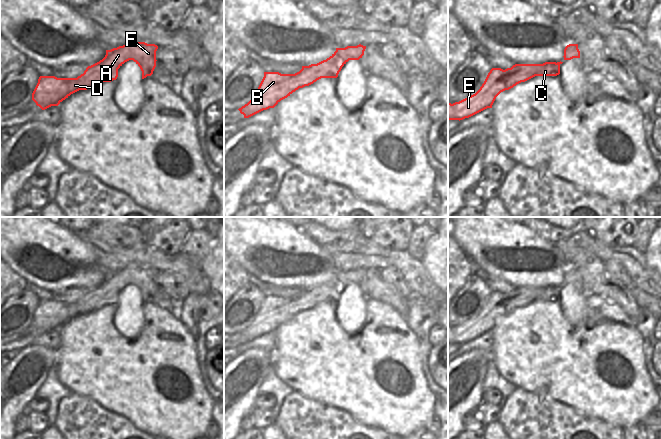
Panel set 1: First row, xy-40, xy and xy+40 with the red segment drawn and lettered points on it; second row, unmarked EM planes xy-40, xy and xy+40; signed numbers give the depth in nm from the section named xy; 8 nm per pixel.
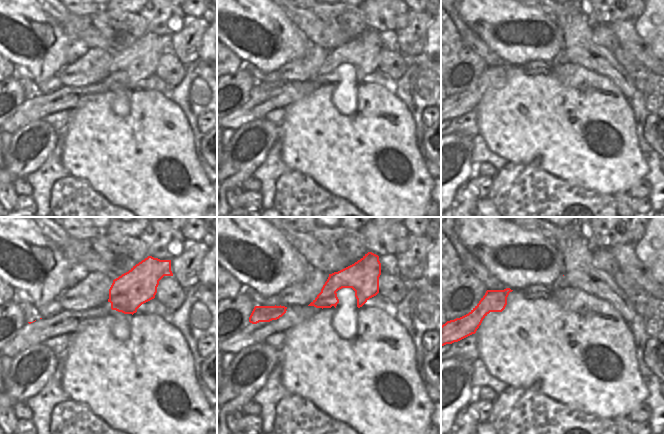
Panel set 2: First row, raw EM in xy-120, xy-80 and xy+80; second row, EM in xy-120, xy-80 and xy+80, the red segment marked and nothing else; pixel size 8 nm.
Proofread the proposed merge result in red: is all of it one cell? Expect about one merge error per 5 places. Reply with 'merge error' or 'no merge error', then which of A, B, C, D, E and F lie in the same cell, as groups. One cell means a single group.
no merge error; groups A B C D E F

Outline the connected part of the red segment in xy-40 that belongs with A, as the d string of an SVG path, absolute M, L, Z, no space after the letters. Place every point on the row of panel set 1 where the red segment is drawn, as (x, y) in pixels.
M129 42L123 46L106 50L105 57L88 66L77 78L57 78L40 76L32 93L32 100L42 110L58 106L63 100L79 90L93 88L103 82L111 82L118 77L118 69L133 60L142 71L142 79L151 76L156 67L158 46L145 42Z

